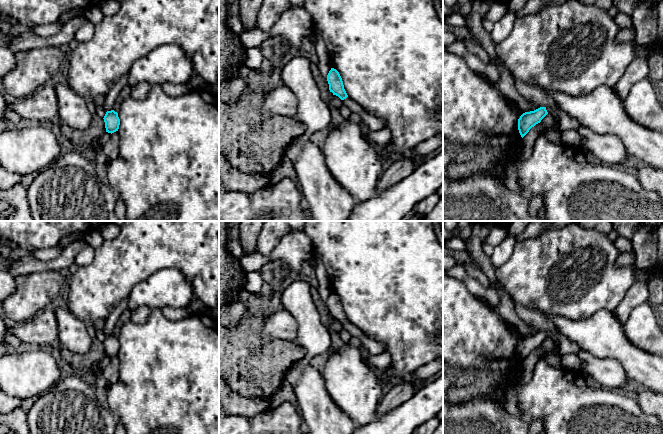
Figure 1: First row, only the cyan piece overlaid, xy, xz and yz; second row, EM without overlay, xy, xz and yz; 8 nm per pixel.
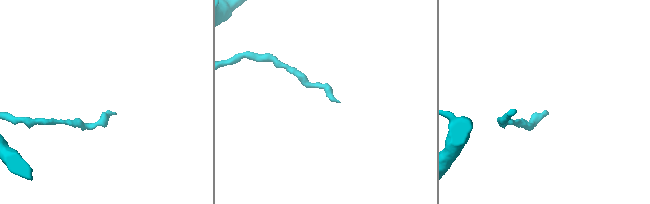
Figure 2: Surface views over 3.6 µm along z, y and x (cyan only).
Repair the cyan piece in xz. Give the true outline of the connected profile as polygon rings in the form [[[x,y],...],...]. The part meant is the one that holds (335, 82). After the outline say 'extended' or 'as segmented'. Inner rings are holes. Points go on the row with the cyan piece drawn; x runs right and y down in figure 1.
[[[331,68],[327,75],[327,81],[329,84],[329,90],[333,93],[333,95],[338,96],[341,100],[348,97],[344,89],[342,78],[336,69]]] | as segmented

